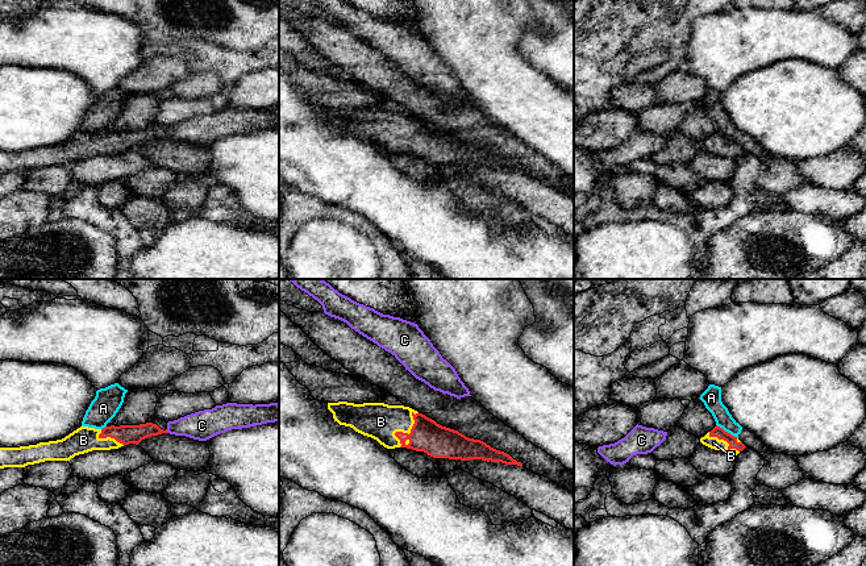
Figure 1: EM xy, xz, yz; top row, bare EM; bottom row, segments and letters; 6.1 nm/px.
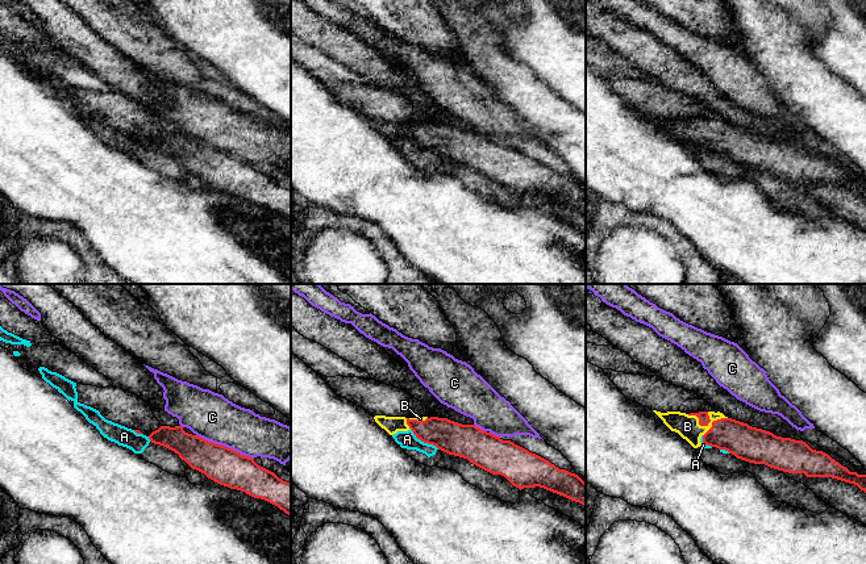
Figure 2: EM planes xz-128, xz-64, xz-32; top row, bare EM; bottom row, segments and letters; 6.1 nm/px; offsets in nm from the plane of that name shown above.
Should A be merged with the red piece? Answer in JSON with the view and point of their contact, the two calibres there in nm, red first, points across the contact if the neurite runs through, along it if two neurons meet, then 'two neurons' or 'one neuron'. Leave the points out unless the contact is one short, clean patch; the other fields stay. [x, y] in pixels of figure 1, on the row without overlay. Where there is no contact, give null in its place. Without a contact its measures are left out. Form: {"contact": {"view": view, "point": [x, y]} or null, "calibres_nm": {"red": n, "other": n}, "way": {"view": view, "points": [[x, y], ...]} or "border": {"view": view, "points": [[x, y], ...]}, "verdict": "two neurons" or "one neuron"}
{"contact": {"view": "yz", "point": [727, 137]}, "calibres_nm": {"red": 70, "other": 120}, "border": {"view": "yz", "points": [[716, 129], [737, 142]]}, "verdict": "two neurons"}

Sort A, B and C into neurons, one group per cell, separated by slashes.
A / B / C

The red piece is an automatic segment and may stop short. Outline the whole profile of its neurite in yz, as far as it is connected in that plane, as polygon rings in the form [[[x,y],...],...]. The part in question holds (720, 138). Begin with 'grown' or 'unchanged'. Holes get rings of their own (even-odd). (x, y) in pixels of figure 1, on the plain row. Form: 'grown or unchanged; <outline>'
grown; [[[717,130],[701,142],[700,147],[711,154],[728,155],[736,161],[746,153],[737,142]]]

